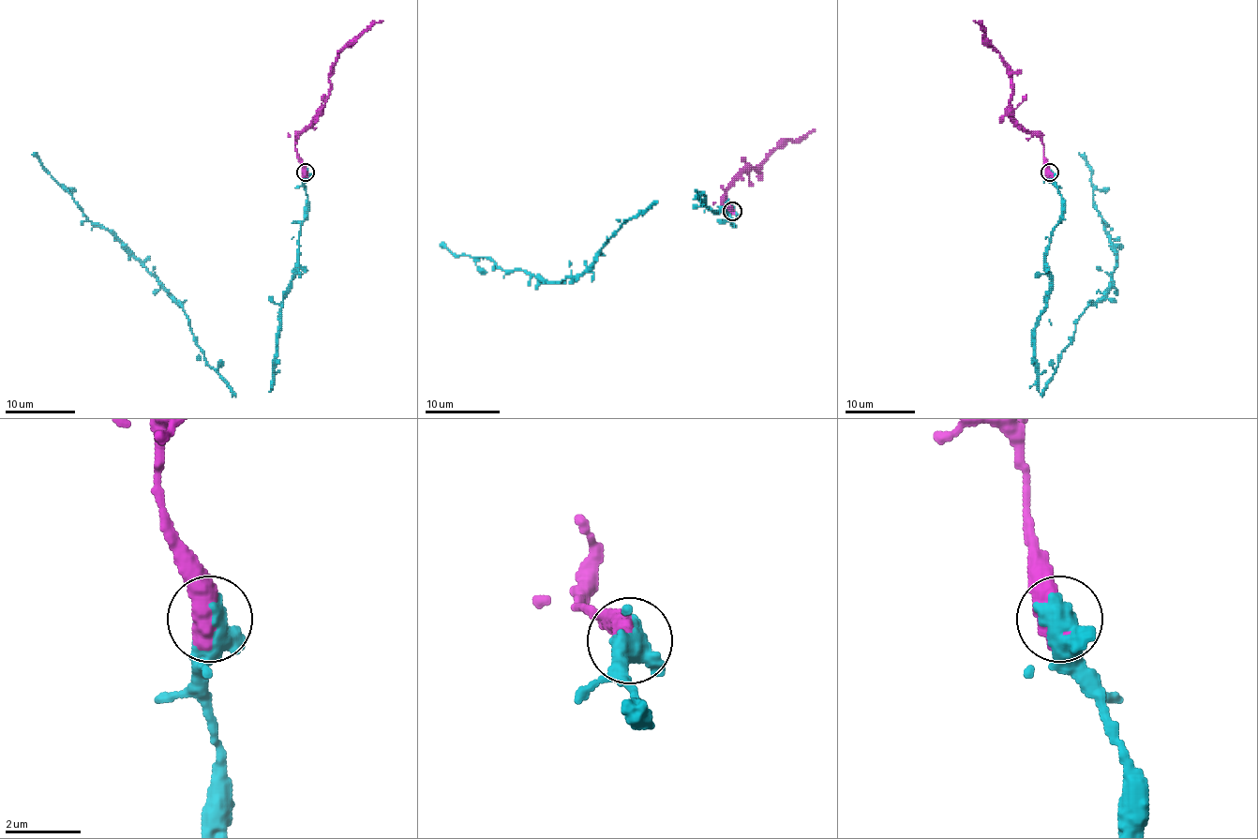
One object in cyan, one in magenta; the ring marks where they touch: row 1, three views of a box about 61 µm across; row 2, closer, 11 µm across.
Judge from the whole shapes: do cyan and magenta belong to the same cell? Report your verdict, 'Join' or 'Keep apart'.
Join

